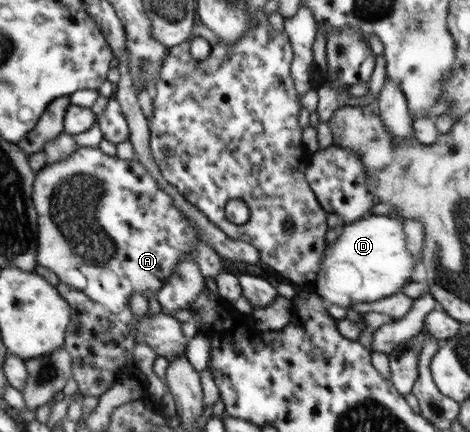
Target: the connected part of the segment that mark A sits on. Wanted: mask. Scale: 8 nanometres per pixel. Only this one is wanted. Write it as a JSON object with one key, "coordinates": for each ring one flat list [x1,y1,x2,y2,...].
{"coordinates":[[79,147,79,150,74,152,72,155,70,155,68,158,64,160,59,160,57,163,54,164,48,164,45,165,45,167,42,170,39,170,35,173,35,179,33,184,33,205,35,206,38,218,38,240,39,245,37,248,36,258,37,258,37,264,40,266,44,266,44,268,49,268,58,276,59,282,63,282,64,284,67,284,68,286,71,286,72,288,75,288,76,290,82,291,86,296,89,296,94,302,103,304,110,312,118,314,119,312,122,312,126,306,129,306,129,296,134,291,140,291,143,292,143,295,150,300,150,298,156,297,157,292,164,286,164,283,173,275,173,272,175,271,175,266,180,262,182,259,187,259,188,257,192,257,193,259,196,259,196,262,198,263,200,272,206,277,212,277,216,278,218,274,224,270,222,267,222,264,220,263,222,261,222,257,209,245,206,244,204,240,201,240,201,236,197,235,197,229,193,225,193,222,190,222,187,219,187,216,181,211,178,210,173,205,173,200,171,199,171,196,168,192,165,191,164,188,160,188,159,184,157,183,157,180,154,180,153,176,150,176,150,173,142,166,142,163,139,162,137,159,135,160,122,160,120,156,115,155,114,157,109,157,108,155,102,153,102,151,99,148,92,148,92,147]]}

